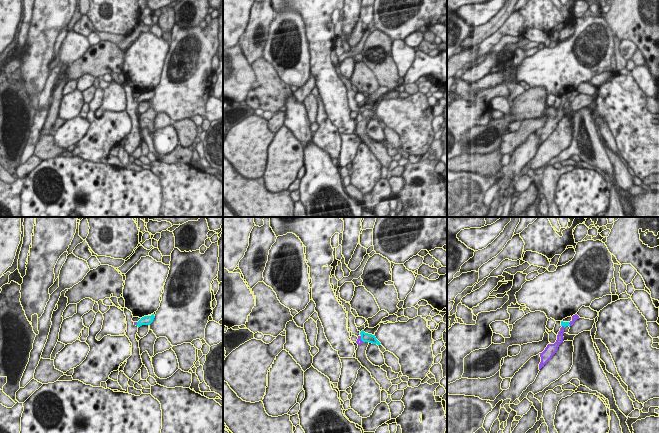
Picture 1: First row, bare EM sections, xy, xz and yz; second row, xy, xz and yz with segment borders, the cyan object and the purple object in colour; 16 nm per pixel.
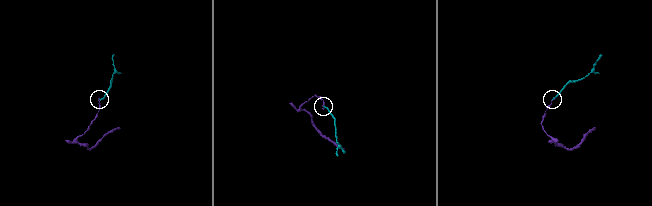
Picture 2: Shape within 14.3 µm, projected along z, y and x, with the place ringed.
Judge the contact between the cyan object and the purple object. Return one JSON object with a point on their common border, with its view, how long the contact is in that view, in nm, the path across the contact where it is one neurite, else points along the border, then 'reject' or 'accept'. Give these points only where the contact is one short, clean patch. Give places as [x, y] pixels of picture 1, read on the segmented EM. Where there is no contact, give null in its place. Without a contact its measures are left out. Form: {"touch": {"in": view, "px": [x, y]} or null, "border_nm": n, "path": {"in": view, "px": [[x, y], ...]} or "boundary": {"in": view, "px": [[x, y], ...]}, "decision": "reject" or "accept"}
{"touch": {"in": "xz", "px": [361, 339]}, "border_nm": 110, "boundary": {"in": "xz", "px": [[360, 336], [363, 341]]}, "decision": "reject"}

